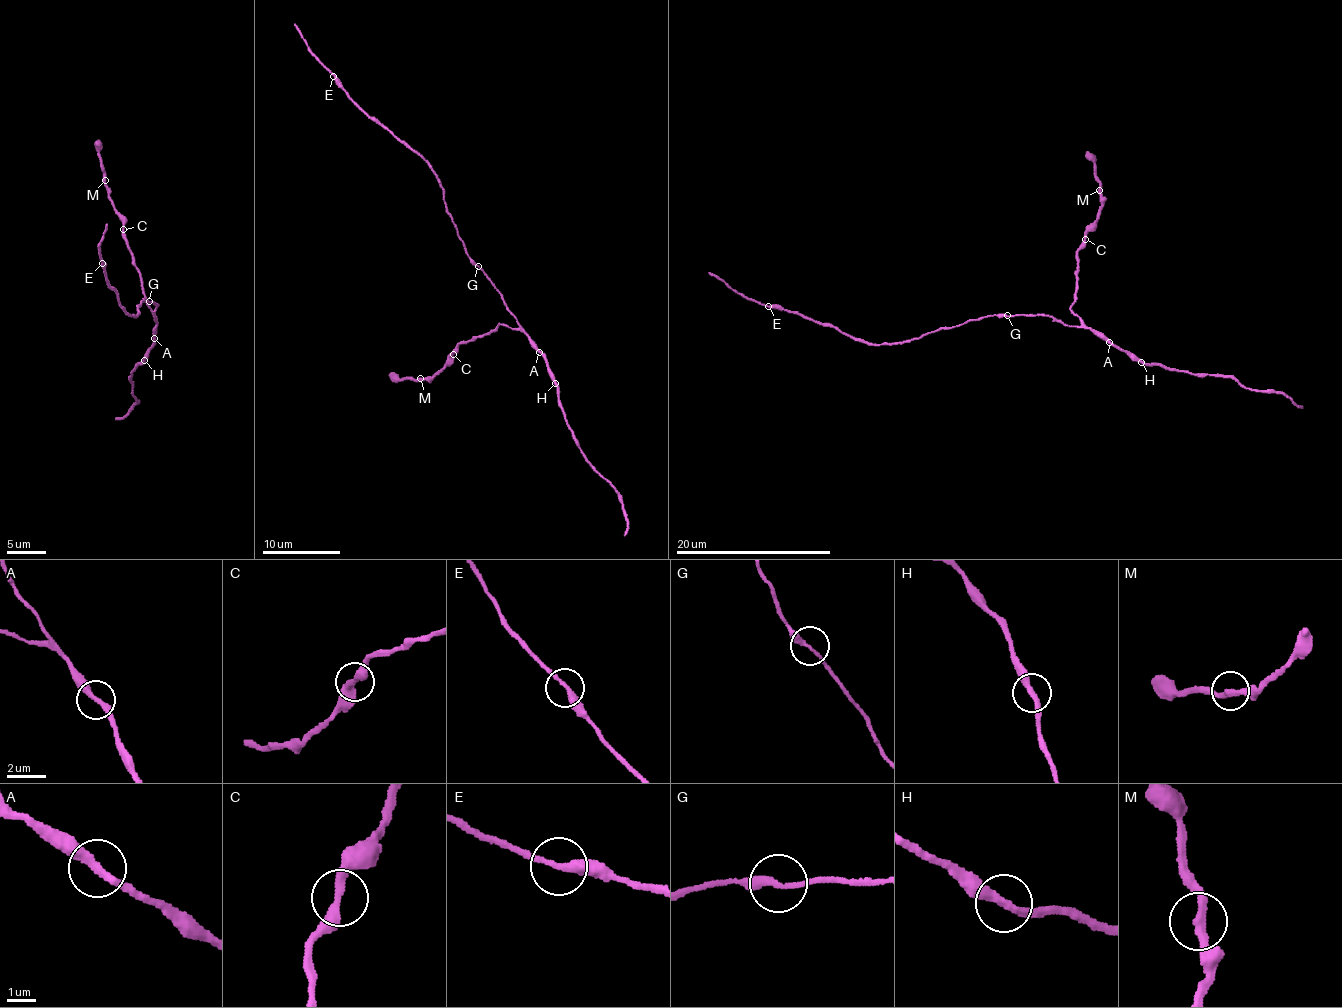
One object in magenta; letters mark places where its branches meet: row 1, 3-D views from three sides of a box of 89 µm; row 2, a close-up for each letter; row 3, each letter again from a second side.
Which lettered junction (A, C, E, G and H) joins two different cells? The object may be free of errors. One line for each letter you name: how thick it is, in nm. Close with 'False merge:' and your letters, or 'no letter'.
False merge: no letter

